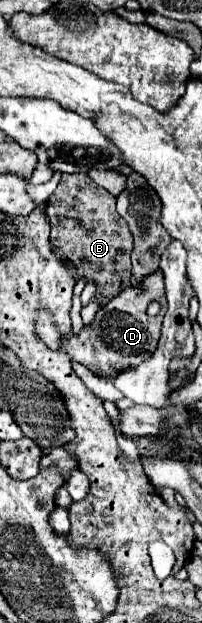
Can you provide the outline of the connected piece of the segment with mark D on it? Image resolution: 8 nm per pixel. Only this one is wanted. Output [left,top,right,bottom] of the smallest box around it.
[35,272,167,378]

